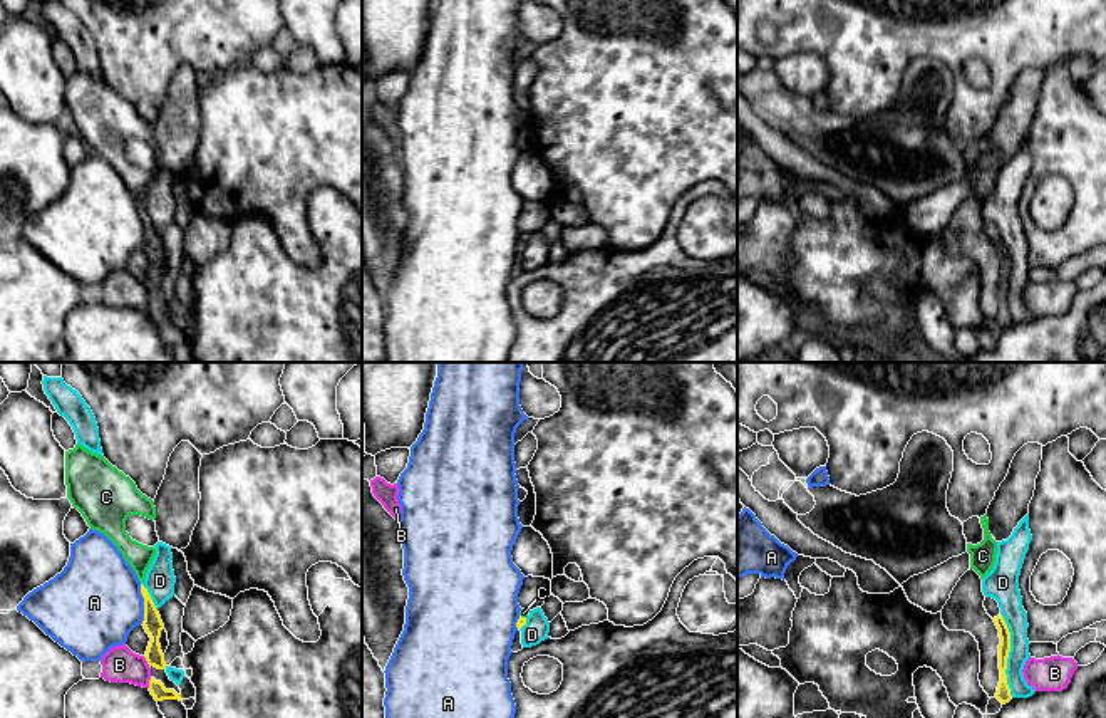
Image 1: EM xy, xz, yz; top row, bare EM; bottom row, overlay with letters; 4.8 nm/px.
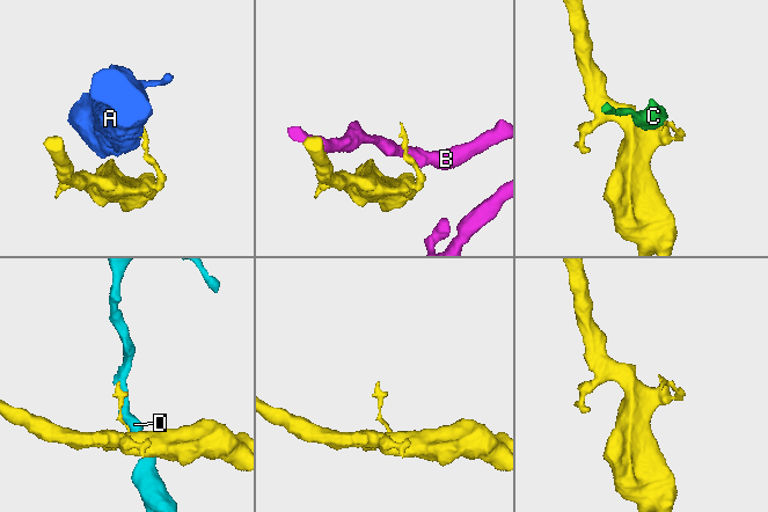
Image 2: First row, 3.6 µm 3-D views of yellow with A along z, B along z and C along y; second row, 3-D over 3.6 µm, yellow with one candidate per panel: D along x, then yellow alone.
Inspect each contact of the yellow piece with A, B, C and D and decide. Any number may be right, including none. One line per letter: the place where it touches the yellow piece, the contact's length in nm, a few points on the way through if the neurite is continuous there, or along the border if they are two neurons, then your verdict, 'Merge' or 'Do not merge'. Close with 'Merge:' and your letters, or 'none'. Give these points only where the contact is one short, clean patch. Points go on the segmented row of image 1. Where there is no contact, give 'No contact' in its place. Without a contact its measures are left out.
A: Touches yellow at xy (144, 604). Shared border 190 nm. Boundary: xy (139, 584), (143, 623). Do not merge
B: Touches yellow at xy (146, 660). Shared border 60 nm. Do not merge
C: Touches yellow at xz (523, 618). Shared border 40 nm. Boundary: xz (520, 614), (525, 618). Do not merge
D: Touches yellow at yz (1007, 655). Shared border 420 nm. Do not merge
Merge: none

